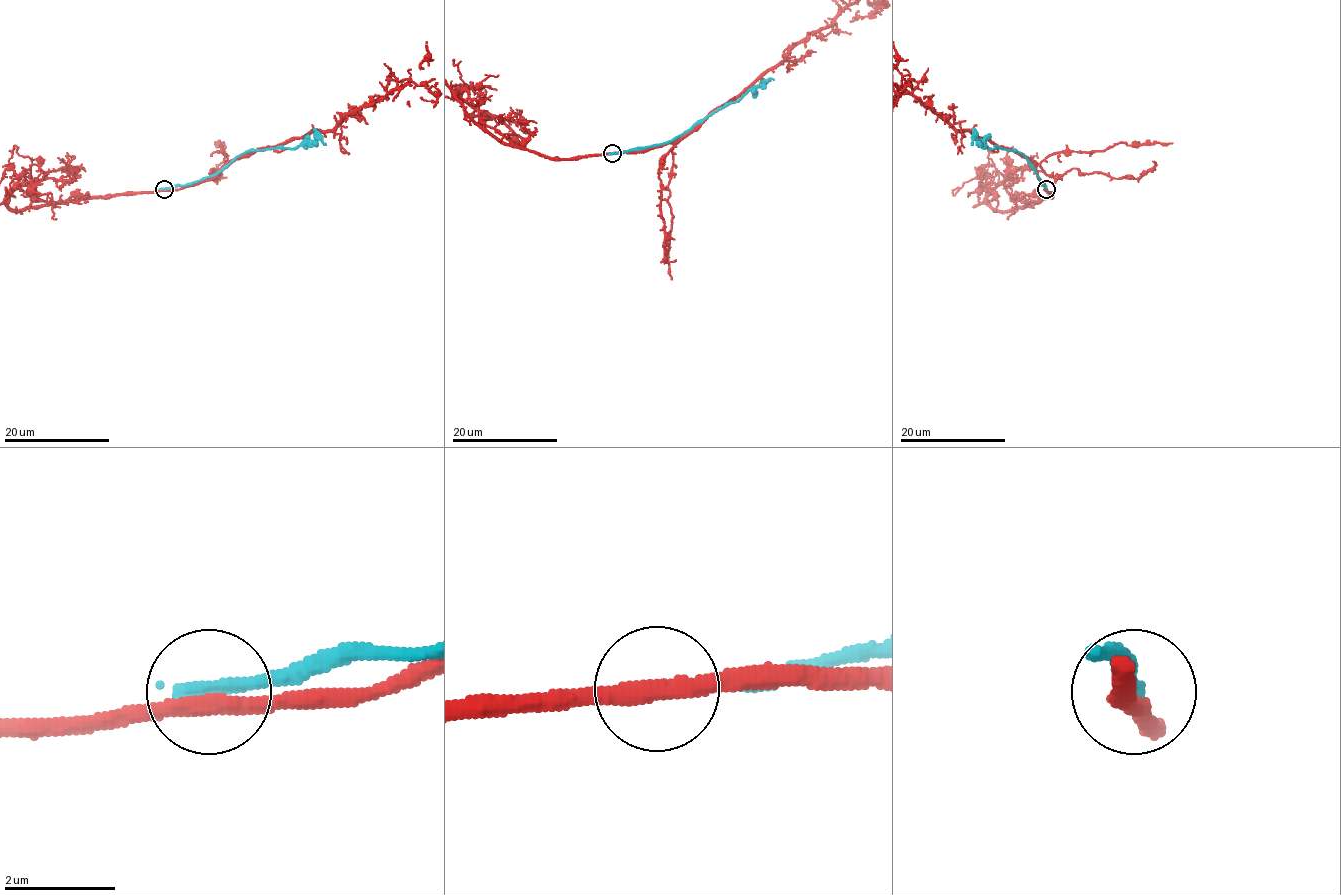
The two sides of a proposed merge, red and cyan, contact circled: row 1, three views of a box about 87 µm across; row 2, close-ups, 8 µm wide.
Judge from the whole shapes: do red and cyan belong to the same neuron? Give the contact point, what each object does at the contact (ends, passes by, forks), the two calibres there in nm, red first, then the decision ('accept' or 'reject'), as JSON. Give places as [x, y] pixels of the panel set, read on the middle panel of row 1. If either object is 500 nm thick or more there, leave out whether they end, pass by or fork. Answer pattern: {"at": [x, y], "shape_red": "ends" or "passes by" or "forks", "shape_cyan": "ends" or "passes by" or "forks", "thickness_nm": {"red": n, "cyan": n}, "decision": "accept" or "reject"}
{"at": [612, 153], "shape_red": "passes by", "shape_cyan": "ends", "thickness_nm": {"red": 320, "cyan": 320}, "decision": "reject"}

